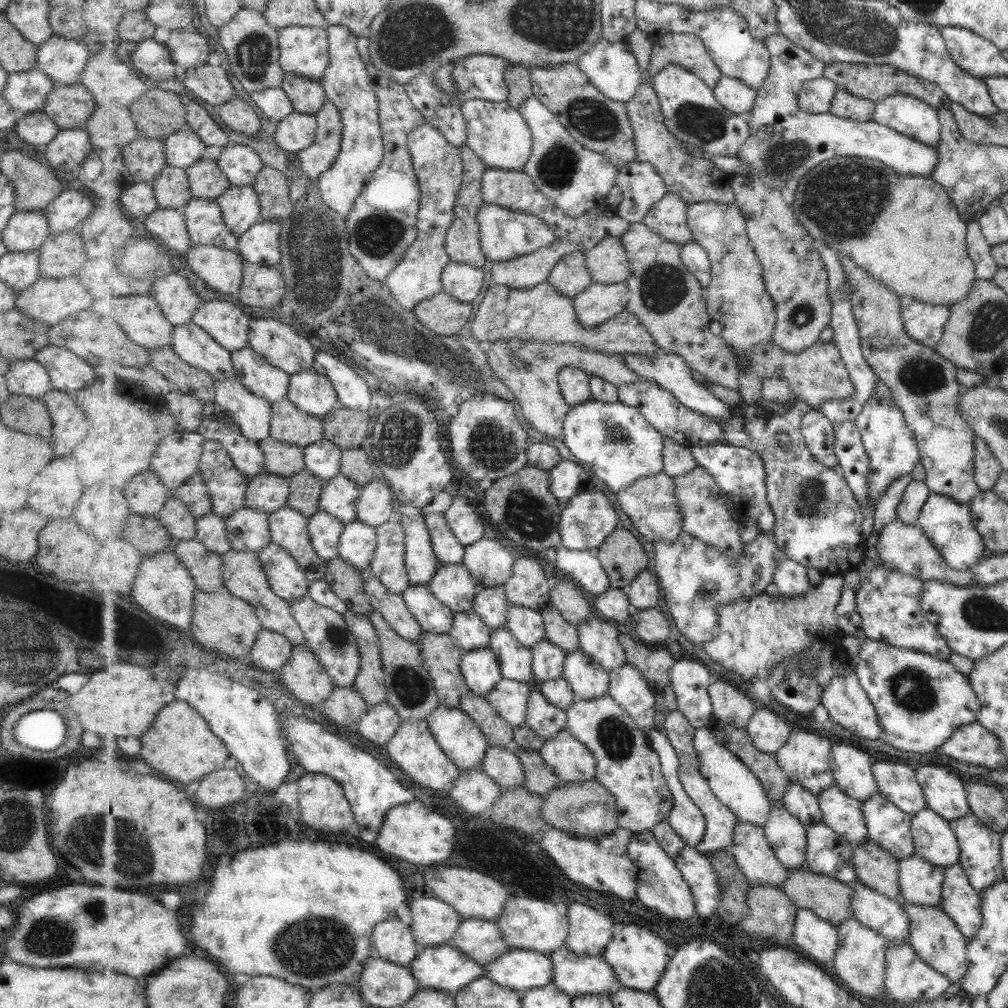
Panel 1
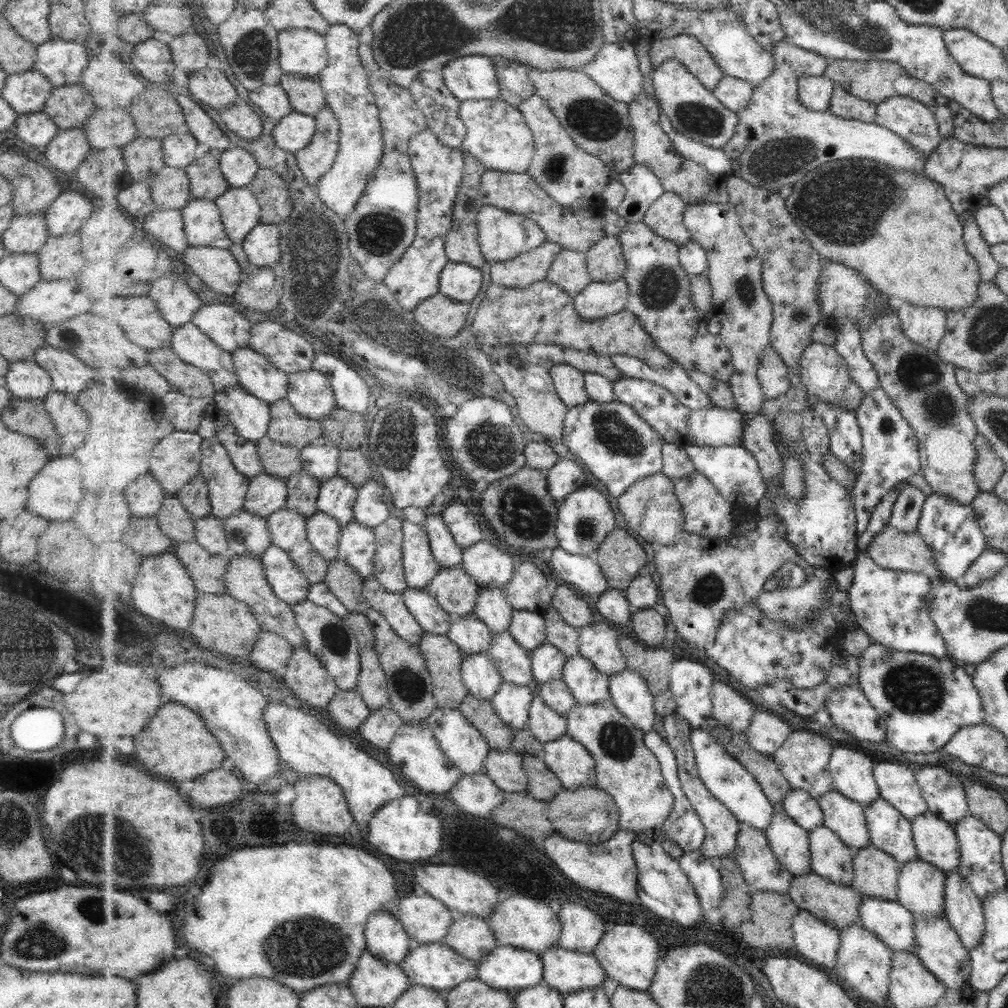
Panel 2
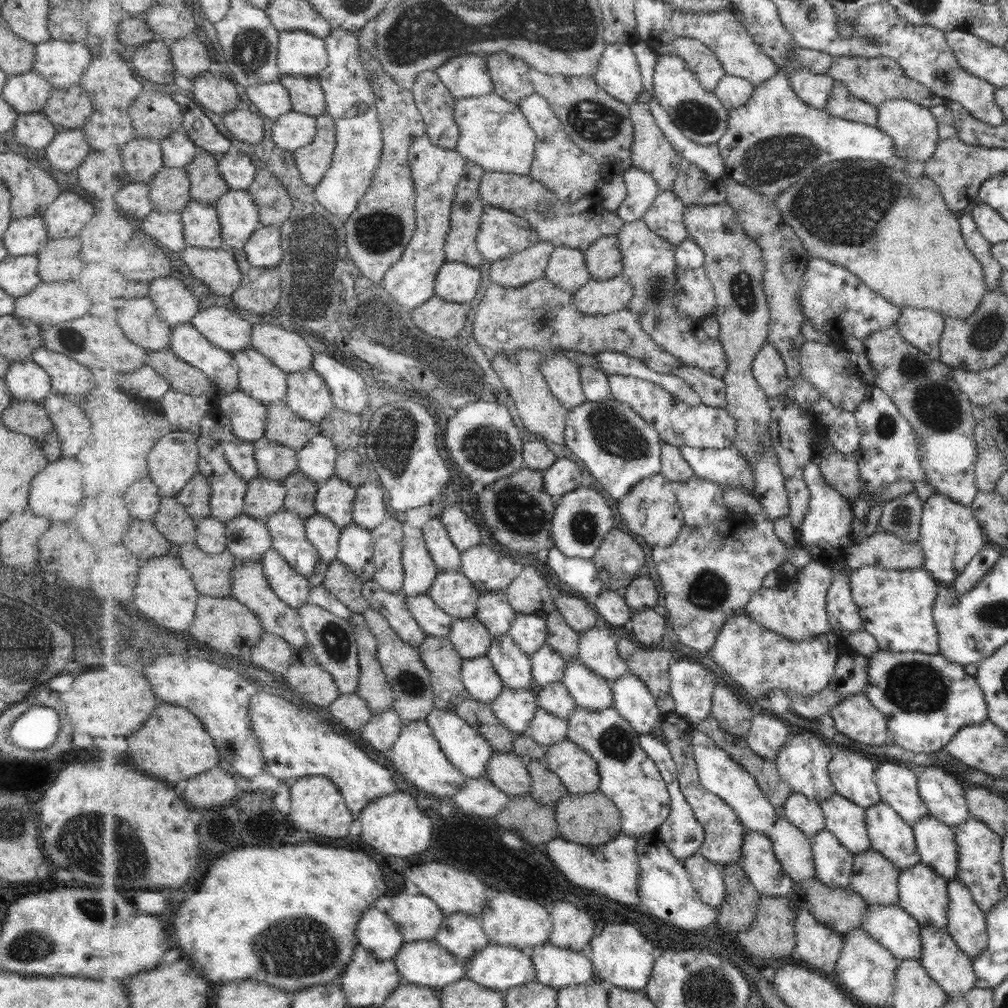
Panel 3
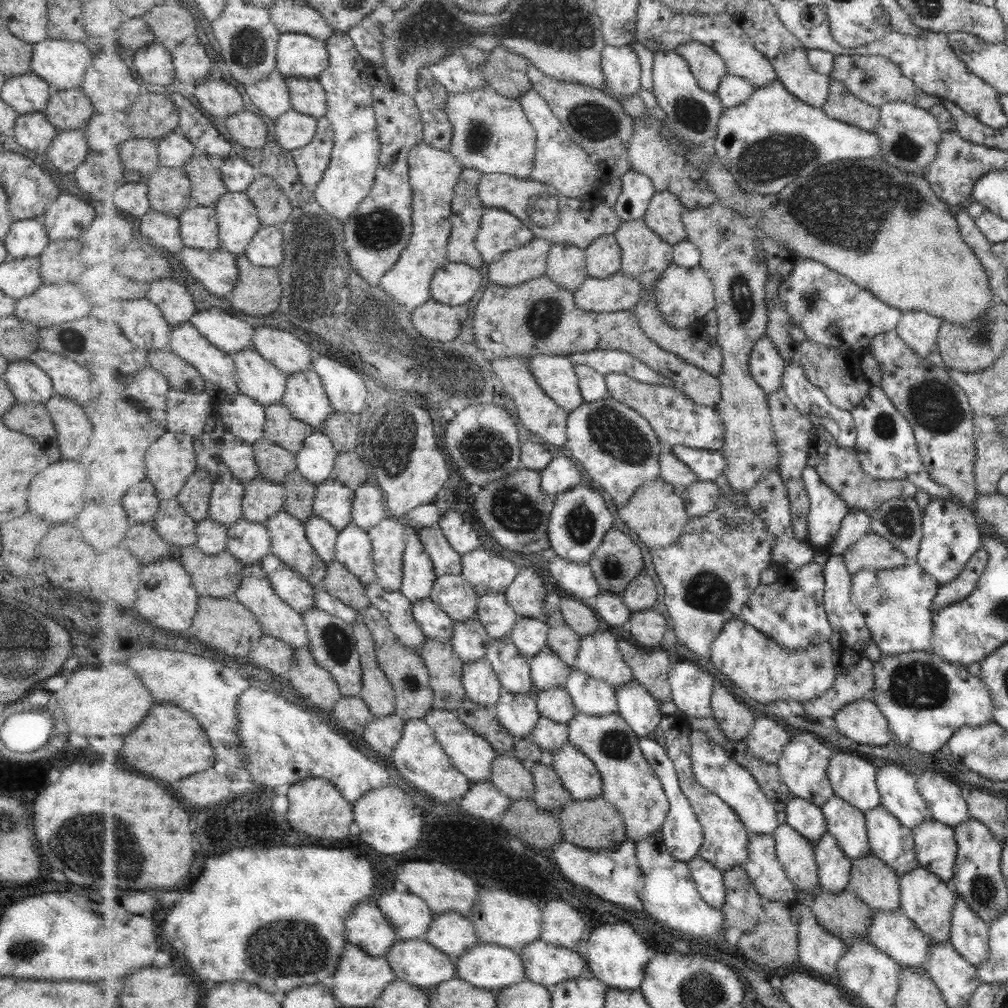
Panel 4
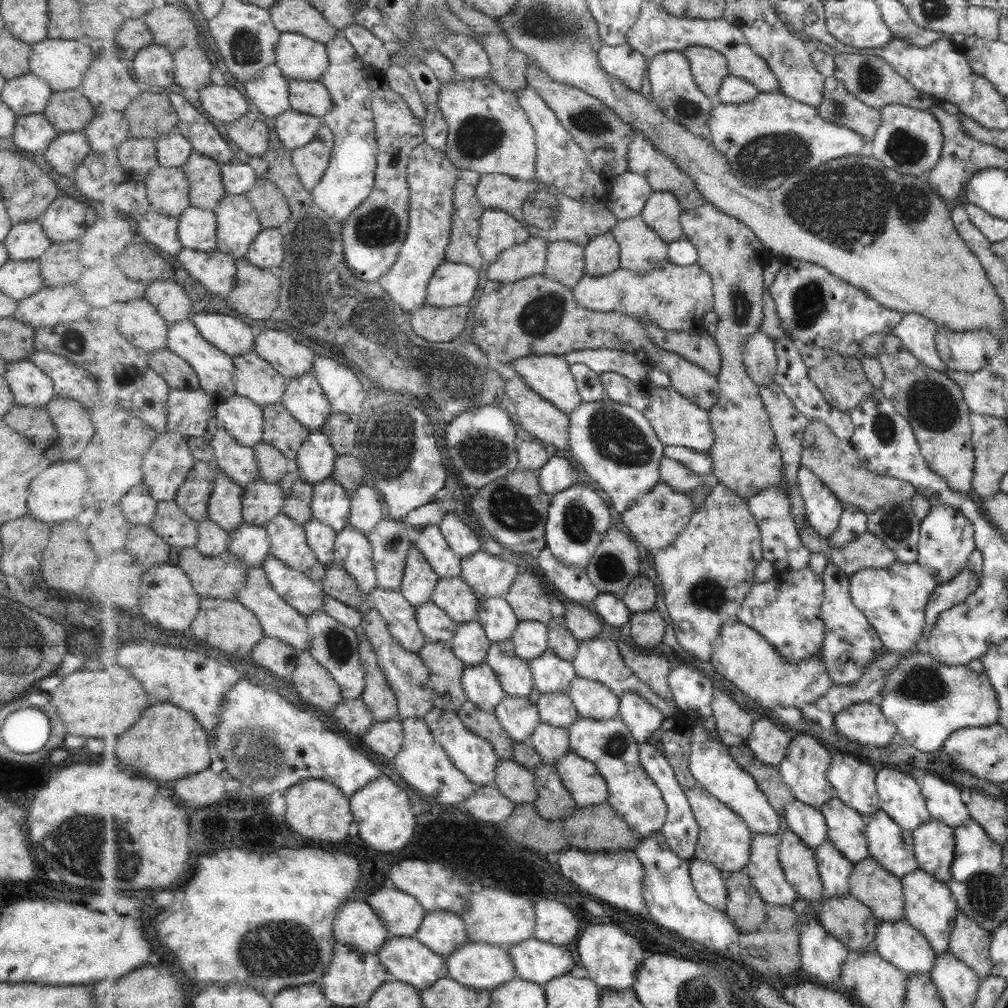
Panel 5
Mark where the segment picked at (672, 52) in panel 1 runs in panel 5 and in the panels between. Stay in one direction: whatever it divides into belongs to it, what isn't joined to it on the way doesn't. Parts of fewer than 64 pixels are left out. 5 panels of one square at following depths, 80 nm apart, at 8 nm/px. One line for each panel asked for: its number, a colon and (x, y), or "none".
2: (685, 48)
3: (705, 63)
4: (709, 66)
5: (710, 67)

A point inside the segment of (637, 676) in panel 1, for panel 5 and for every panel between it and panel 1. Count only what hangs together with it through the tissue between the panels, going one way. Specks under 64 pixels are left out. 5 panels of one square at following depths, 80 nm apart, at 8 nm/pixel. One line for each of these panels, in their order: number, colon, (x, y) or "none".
2: (630, 692)
3: (633, 699)
4: (642, 711)
5: (643, 718)

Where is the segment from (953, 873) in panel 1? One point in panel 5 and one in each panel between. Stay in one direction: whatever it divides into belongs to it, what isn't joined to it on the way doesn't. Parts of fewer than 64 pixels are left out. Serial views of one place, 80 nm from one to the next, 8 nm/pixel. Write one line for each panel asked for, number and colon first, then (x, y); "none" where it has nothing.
2: (963, 911)
3: (966, 924)
4: (968, 936)
5: (970, 944)

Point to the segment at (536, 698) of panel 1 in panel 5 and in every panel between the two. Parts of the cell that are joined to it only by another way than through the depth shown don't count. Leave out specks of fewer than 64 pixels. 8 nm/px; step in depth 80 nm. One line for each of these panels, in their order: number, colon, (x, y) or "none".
2: (547, 725)
3: (547, 729)
4: (551, 736)
5: (552, 743)

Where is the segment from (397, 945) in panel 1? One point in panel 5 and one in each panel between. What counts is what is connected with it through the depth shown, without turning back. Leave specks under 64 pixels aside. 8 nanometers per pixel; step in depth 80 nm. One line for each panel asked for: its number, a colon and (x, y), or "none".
2: (386, 936)
3: (378, 932)
4: (367, 927)
5: (357, 925)

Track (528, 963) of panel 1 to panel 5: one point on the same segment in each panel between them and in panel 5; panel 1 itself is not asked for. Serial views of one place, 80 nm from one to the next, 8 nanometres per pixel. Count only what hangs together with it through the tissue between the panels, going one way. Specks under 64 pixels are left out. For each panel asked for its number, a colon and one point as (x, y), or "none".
2: (509, 968)
3: (498, 967)
4: (487, 965)
5: (480, 965)

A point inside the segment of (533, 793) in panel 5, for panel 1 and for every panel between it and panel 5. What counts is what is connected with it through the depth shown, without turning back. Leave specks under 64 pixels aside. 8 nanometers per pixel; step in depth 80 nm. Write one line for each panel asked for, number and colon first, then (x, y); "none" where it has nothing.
1: (503, 764)
2: (506, 768)
3: (508, 771)
4: (515, 779)

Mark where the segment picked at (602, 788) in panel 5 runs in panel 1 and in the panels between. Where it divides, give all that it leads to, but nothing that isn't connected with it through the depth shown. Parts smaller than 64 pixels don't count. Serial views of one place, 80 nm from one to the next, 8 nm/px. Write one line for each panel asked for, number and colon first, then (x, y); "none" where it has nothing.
1: (572, 760)
2: (576, 767)
3: (579, 771)
4: (581, 777)

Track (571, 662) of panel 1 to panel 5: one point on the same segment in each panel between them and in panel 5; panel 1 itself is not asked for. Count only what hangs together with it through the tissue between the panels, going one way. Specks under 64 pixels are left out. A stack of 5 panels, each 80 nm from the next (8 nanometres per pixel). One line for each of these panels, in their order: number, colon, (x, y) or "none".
2: (589, 685)
3: (591, 691)
4: (595, 696)
5: (593, 699)

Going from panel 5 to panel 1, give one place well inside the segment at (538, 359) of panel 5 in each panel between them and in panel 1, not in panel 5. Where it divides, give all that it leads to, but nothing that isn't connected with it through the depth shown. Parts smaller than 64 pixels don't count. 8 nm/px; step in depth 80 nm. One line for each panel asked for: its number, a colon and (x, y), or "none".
1: (575, 384)
2: (570, 382)
3: (563, 375)
4: (556, 374)

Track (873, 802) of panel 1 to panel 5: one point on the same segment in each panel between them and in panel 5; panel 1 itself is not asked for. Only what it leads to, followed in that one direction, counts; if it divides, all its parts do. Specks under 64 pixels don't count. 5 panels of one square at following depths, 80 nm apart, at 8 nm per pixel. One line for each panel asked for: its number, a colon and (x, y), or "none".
2: (889, 831)
3: (894, 839)
4: (890, 840)
5: (890, 845)

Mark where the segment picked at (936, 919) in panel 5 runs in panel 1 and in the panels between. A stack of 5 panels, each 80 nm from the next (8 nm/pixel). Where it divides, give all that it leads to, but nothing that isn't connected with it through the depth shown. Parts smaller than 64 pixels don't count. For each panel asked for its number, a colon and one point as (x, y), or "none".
1: (920, 882)
2: (920, 887)
3: (922, 892)
4: (927, 900)

